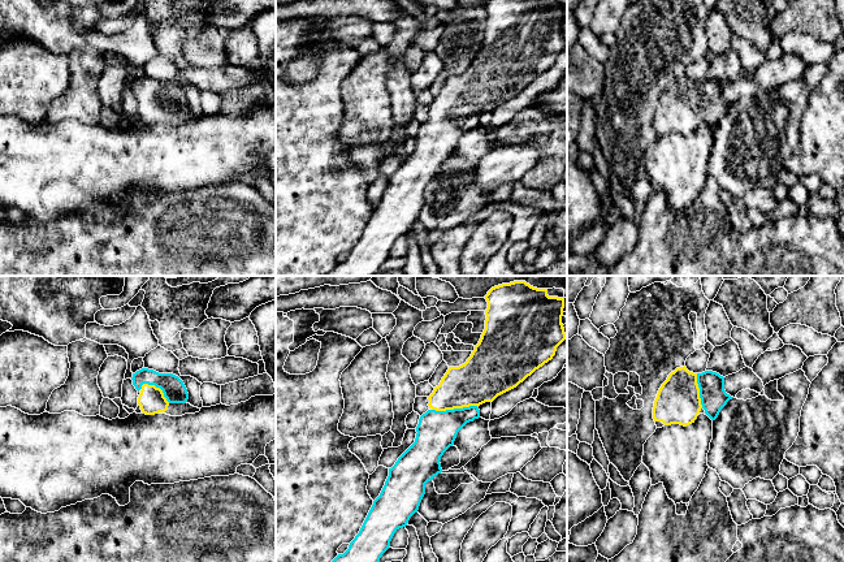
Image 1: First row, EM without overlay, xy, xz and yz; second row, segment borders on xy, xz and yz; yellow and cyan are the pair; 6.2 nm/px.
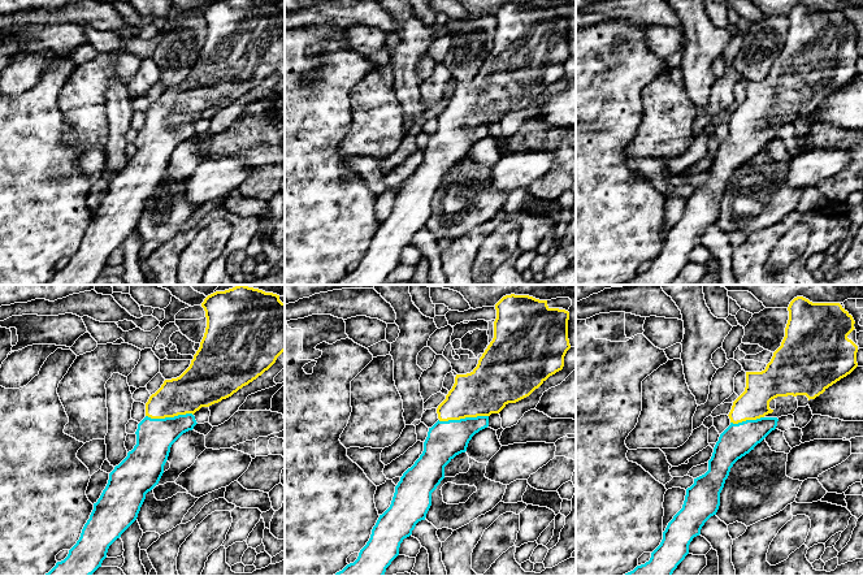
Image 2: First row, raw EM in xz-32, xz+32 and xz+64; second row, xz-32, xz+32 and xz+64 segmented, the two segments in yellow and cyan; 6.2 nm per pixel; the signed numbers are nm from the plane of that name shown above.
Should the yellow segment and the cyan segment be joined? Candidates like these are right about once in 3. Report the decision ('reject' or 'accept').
accept

